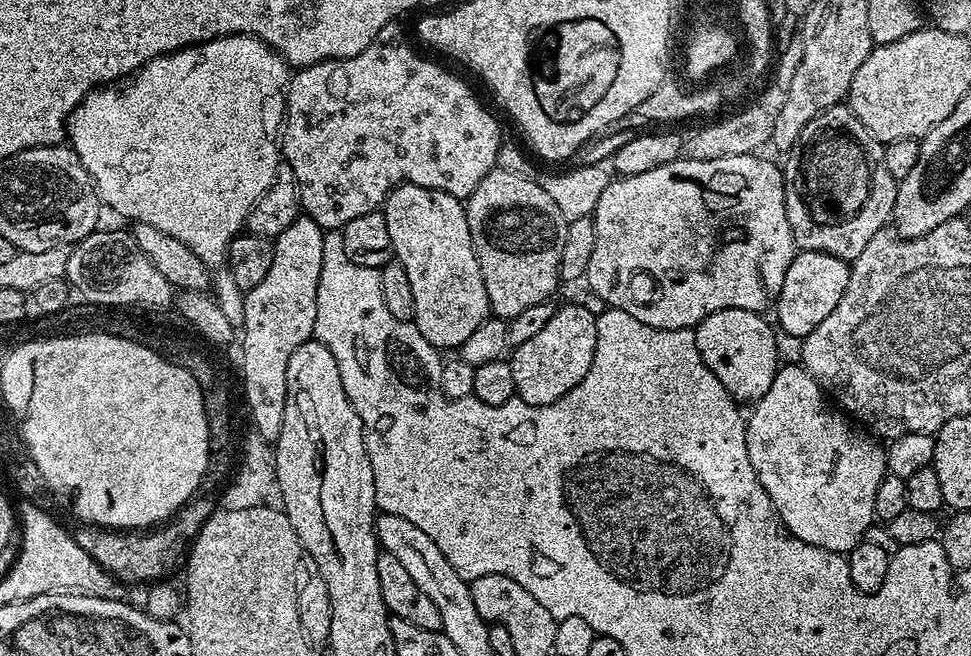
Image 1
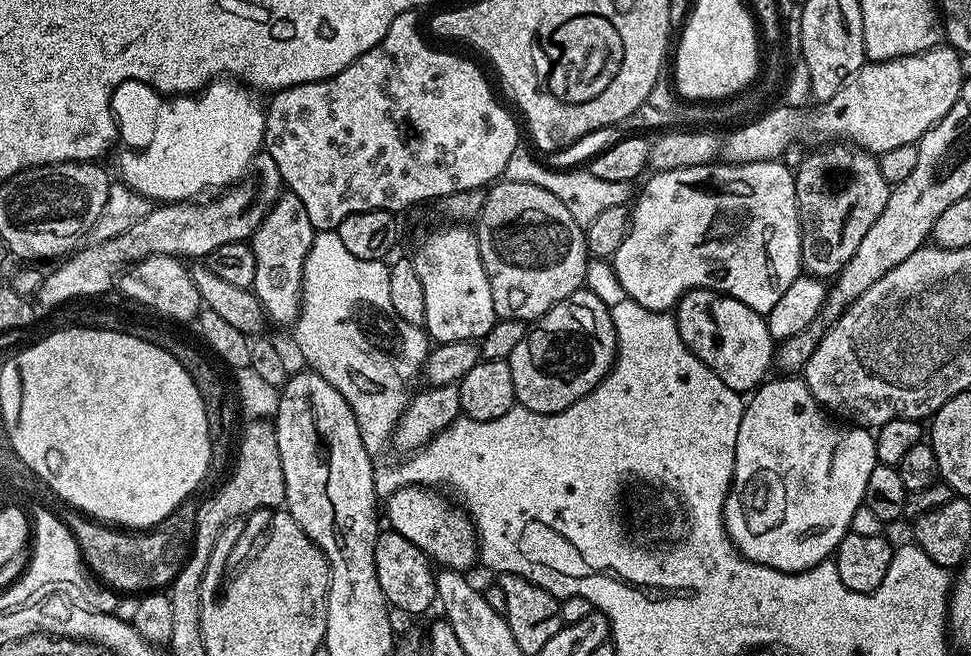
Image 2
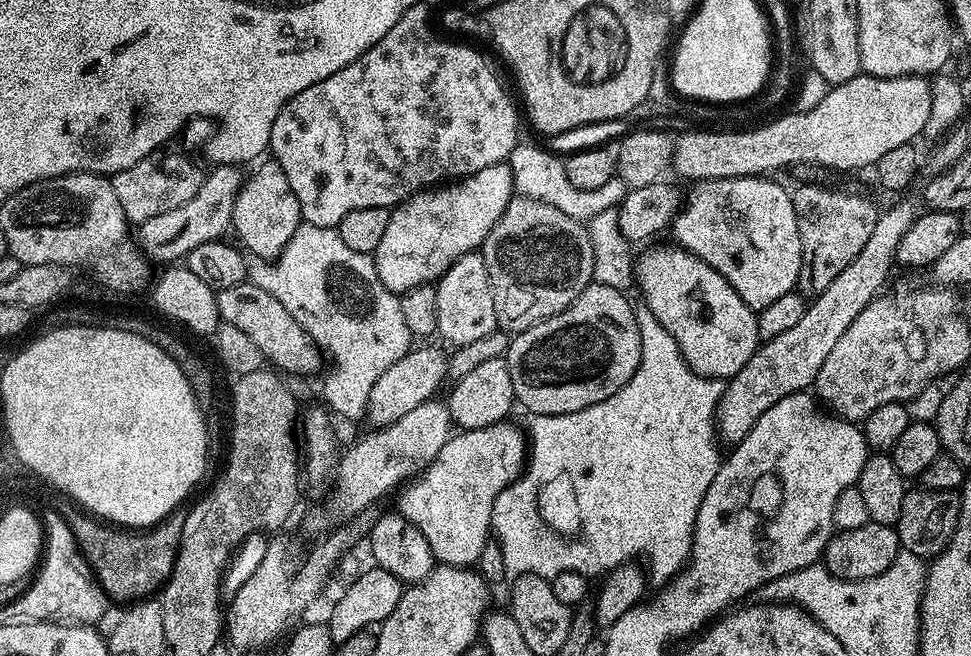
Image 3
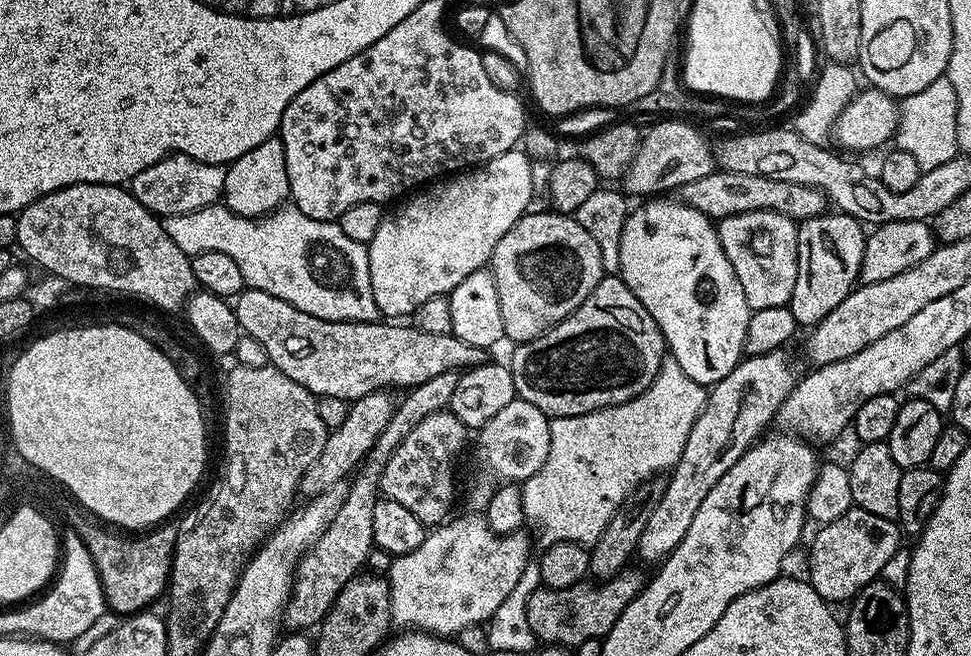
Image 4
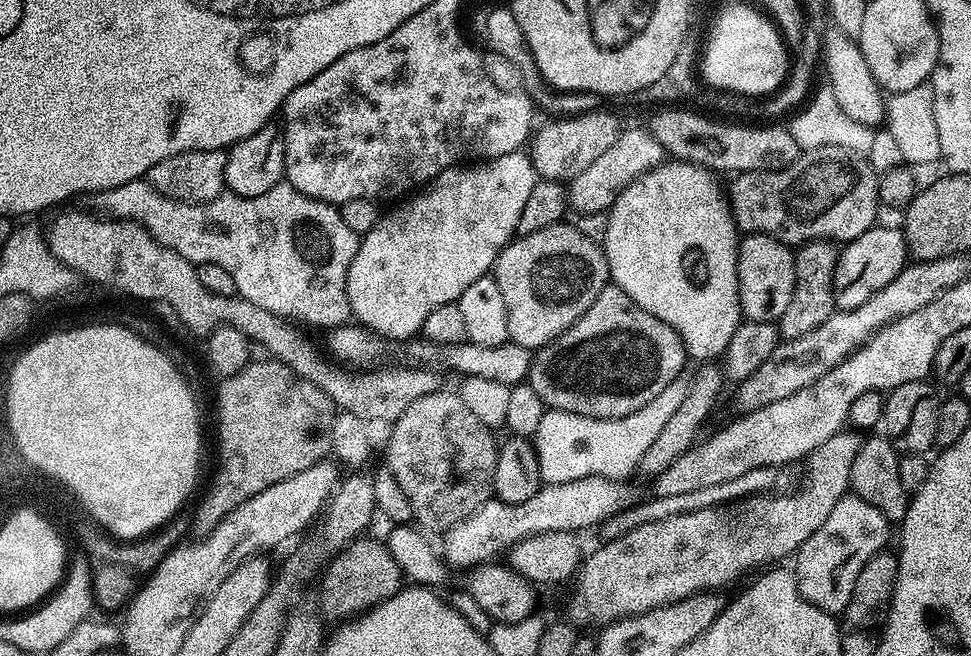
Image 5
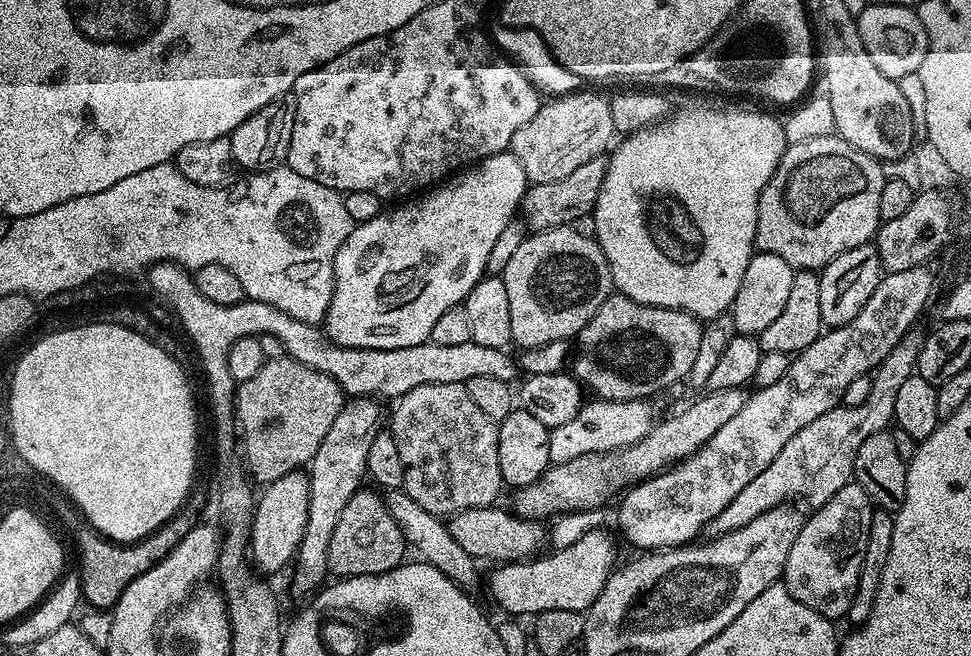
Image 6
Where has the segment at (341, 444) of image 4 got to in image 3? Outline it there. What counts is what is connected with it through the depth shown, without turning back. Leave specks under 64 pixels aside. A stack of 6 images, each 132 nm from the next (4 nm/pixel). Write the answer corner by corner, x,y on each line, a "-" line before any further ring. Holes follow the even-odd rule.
416,346
405,356
398,358
398,362
394,362
394,366
390,366
390,370
386,370
386,374
378,378
378,382
374,382
374,390
370,390
367,423
372,423
373,429
384,428
388,424
398,422
398,418
410,414
410,410
422,406
422,402
433,399
437,395
436,391
448,380
449,357
449,353
440,348

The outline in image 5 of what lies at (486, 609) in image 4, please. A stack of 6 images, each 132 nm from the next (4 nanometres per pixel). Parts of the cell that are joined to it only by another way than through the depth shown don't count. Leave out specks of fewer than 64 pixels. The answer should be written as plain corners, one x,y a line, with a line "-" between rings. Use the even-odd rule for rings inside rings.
604,476
578,478
574,482
561,484
544,484
532,498
526,502
507,504
502,500
491,498
466,519
445,531
444,550
442,556
453,569
469,570
477,564
486,564
503,557
508,549
522,538
549,532
550,530
566,530
577,534
583,528
603,525
609,516
615,516
632,501
632,492
627,483
620,480
607,480

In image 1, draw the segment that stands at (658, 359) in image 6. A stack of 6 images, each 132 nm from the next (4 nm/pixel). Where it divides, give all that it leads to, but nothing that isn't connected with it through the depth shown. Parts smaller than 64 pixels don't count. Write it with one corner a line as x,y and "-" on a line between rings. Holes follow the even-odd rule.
580,302
557,307
554,318
534,338
511,349
510,363
514,370
516,396
534,406
553,404
565,396
590,370
594,362
597,315
586,310

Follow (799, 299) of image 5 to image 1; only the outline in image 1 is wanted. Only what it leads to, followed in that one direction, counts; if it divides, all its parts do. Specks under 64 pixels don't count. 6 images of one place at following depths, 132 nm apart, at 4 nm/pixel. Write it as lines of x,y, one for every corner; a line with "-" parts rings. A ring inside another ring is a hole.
841,102
810,121
785,160
786,218
797,249
856,260
866,242
885,231
896,205
898,182
886,170
884,145

